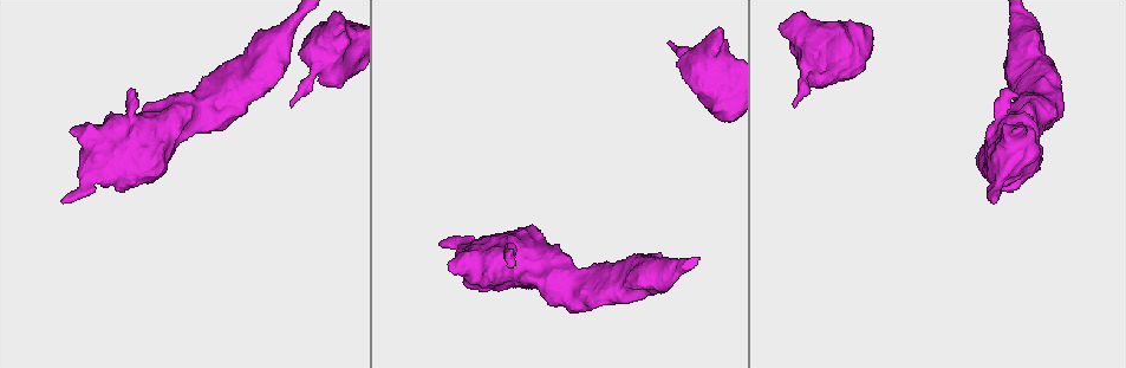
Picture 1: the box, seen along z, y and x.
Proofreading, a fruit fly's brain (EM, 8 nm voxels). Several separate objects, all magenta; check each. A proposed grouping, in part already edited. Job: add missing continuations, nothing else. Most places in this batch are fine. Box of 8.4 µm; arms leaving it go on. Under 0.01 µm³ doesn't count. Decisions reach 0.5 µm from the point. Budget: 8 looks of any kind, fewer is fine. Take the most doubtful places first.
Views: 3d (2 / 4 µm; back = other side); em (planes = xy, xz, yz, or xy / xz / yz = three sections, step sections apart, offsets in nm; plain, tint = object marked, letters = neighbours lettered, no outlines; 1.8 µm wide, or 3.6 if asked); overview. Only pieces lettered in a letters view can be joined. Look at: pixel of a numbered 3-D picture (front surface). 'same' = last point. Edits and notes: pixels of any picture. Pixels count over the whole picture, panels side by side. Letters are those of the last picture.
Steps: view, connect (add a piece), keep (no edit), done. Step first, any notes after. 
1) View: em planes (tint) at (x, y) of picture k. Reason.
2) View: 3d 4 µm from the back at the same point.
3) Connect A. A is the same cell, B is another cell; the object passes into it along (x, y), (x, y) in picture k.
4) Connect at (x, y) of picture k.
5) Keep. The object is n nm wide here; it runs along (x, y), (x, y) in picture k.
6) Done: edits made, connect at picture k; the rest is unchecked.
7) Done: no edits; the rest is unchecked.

View: 3d 4 µm at (672, 44) of picture 1. An open end.

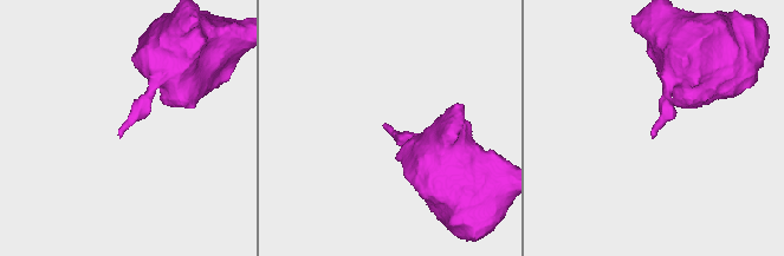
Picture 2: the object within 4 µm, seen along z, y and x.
View: em xz step 8 (letters) at (385, 125) of picture 2.

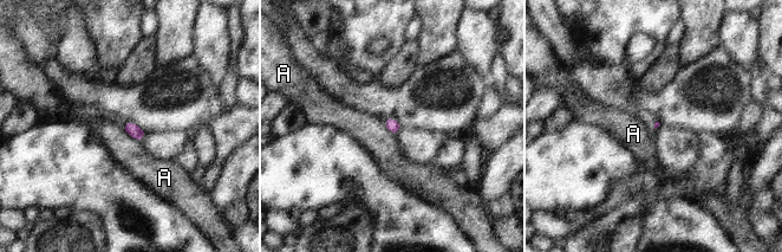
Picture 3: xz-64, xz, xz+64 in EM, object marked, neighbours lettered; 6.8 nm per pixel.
View: em planes (letters) at the same point. Another direction.

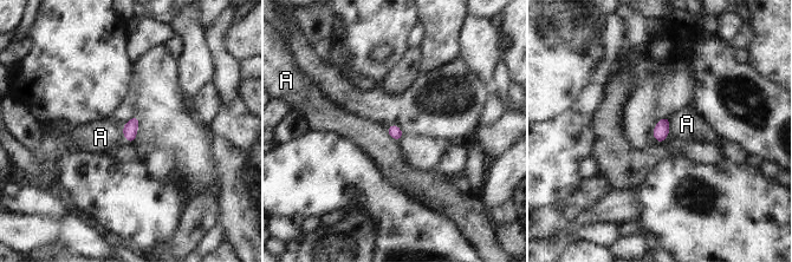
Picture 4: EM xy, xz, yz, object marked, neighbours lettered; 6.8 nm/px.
Keep. A is another cell; a border runs along (387, 126), (387, 132), (397, 141) in picture 4; no lettered piece goes on from it.

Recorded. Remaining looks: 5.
View: em planes (letters) at (133, 92) of picture 1. An open end.

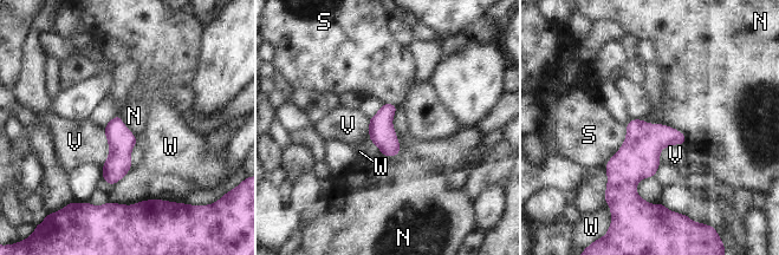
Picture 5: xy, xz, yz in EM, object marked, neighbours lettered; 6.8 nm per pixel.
Keep. N, S, V and W are other cells; no lettered piece goes on from it.

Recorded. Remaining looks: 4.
View: em yz step 16 (letters) at (720, 30) of picture 1. An open end.

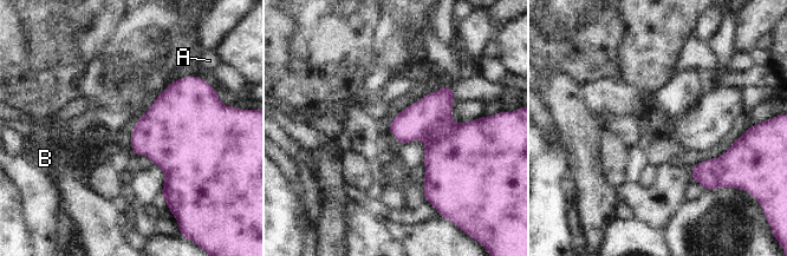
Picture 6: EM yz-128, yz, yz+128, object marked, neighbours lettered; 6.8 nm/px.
View: em planes (letters) at the same point. Cut it another way.

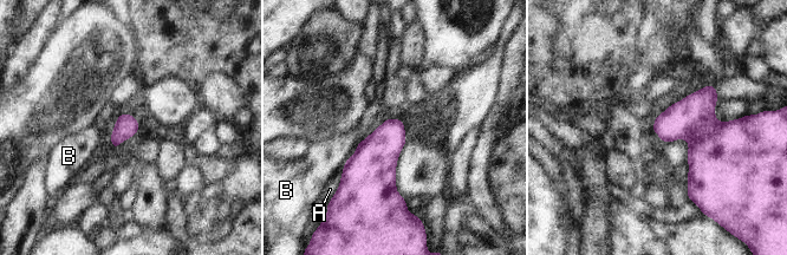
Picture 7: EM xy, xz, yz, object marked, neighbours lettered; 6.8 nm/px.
Keep. A and B are other cells; a border runs along (348, 159), (343, 164) in picture 7; none of them fits.

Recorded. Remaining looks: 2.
Done: no edits; the rest is unchecked.

